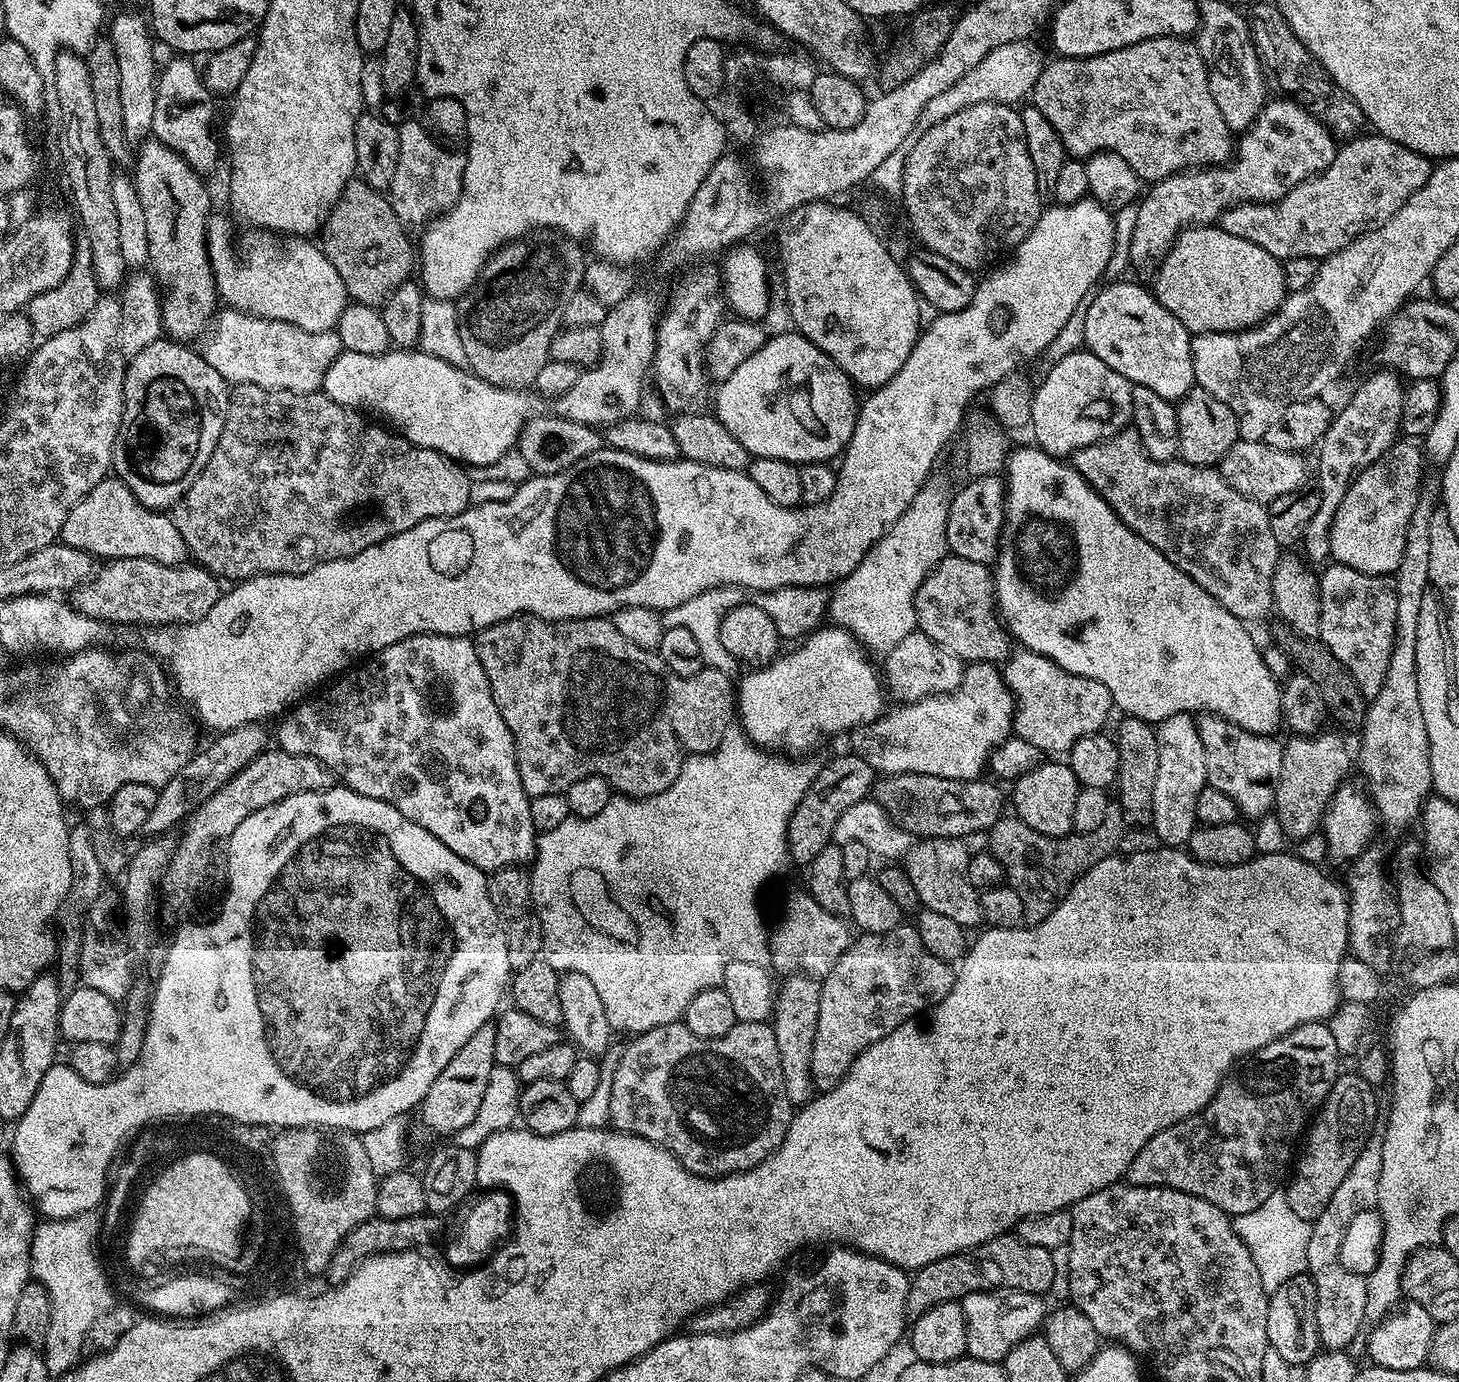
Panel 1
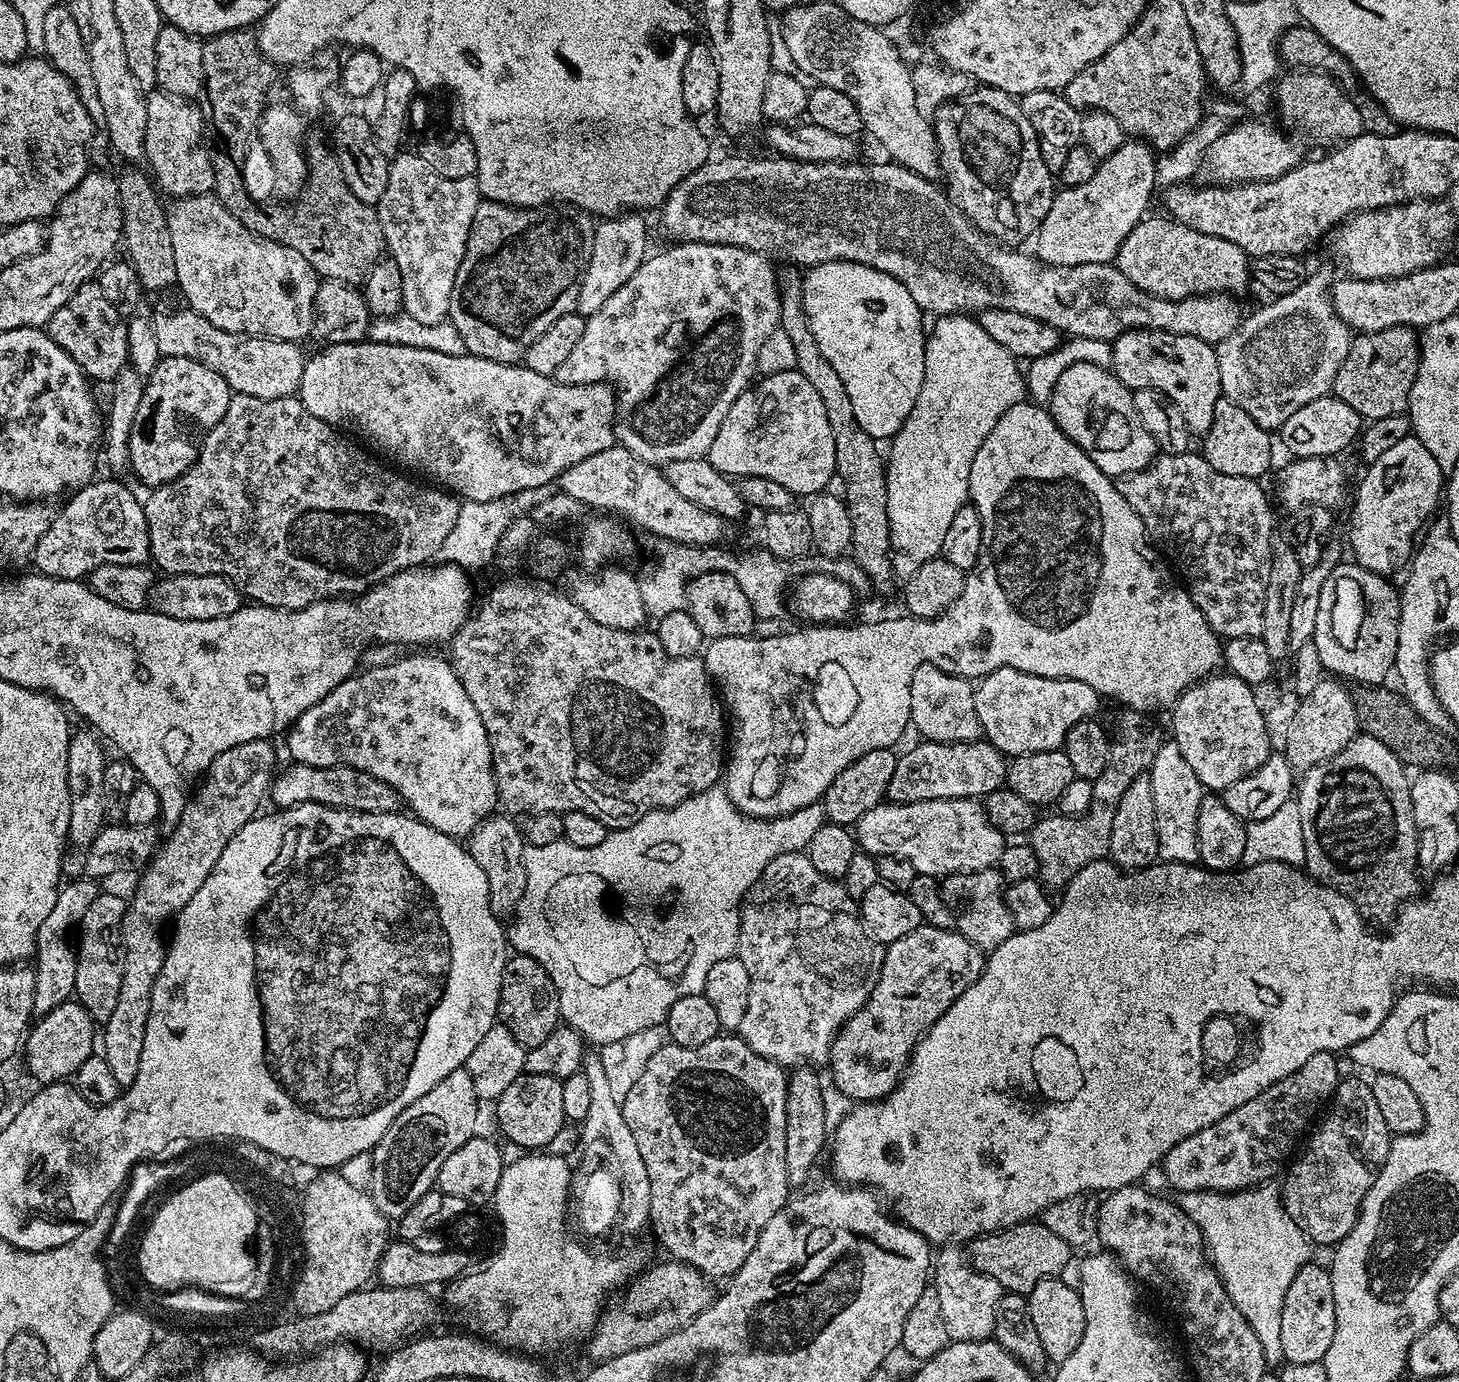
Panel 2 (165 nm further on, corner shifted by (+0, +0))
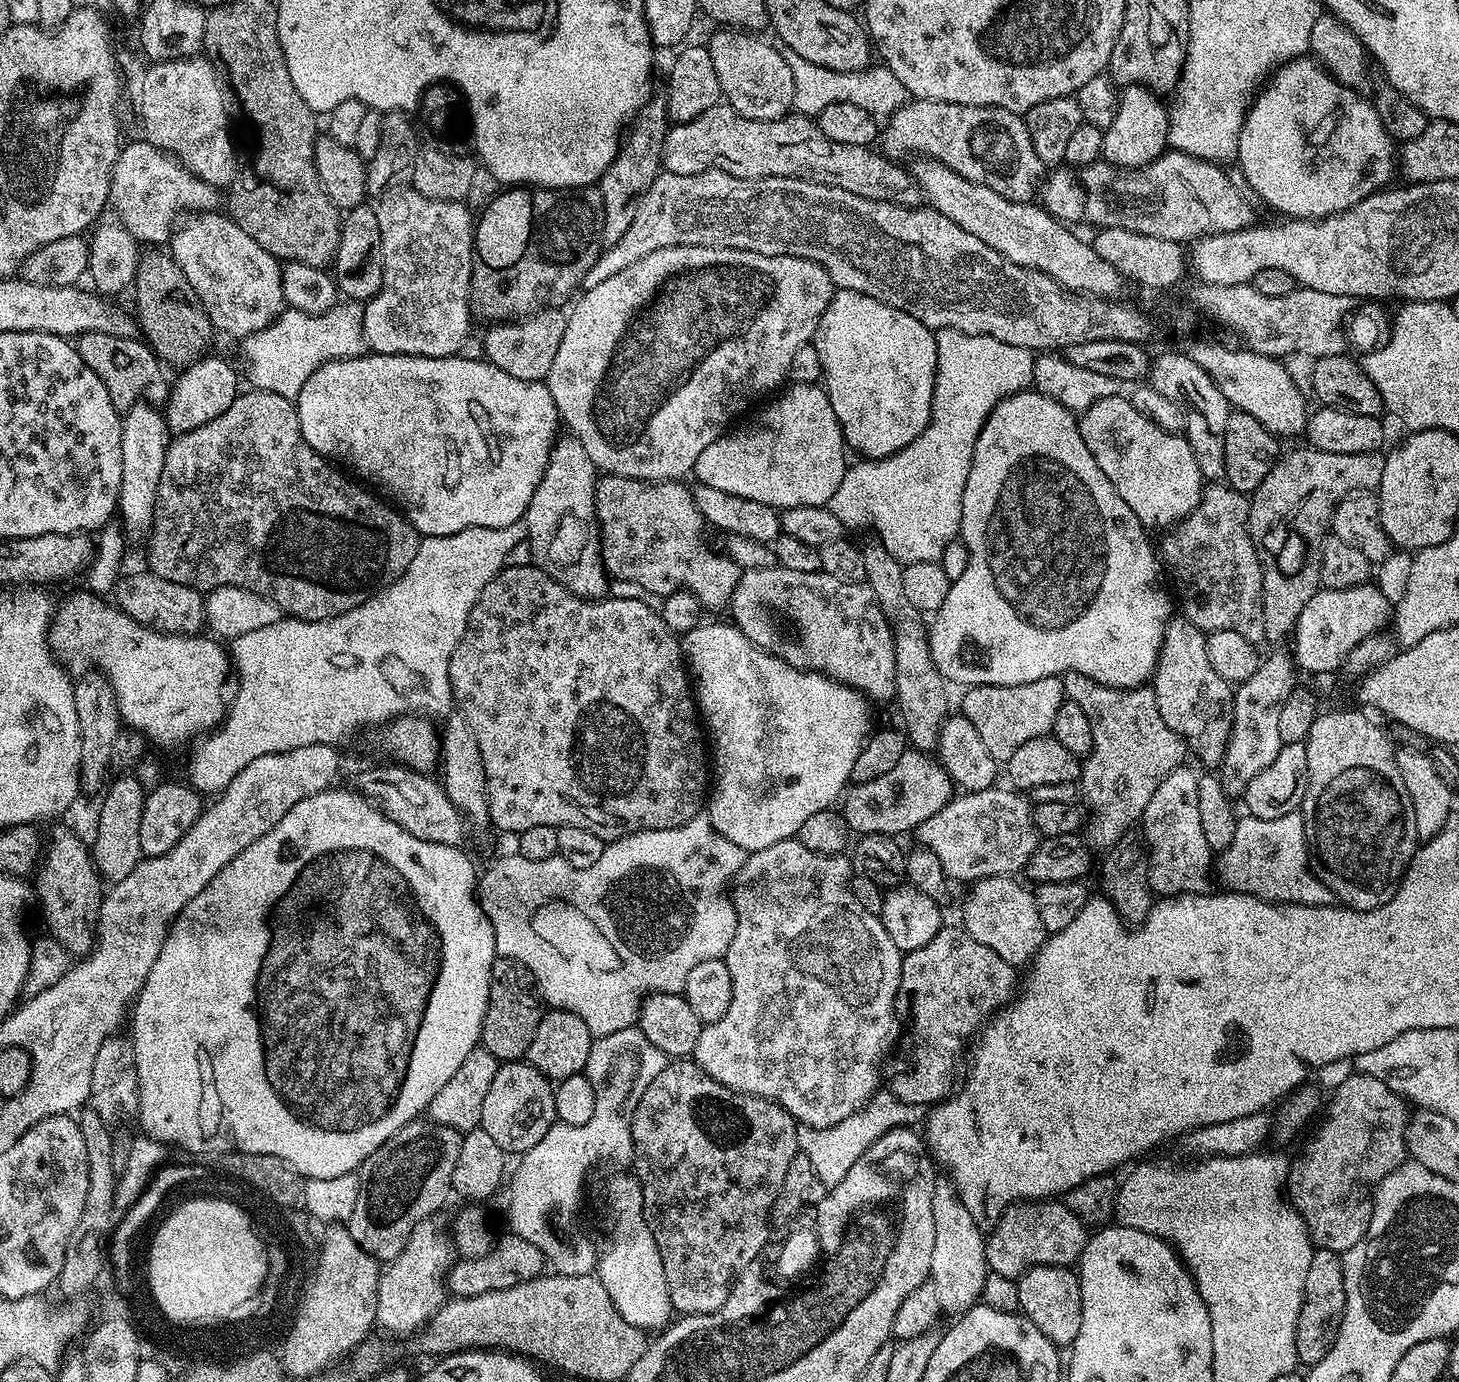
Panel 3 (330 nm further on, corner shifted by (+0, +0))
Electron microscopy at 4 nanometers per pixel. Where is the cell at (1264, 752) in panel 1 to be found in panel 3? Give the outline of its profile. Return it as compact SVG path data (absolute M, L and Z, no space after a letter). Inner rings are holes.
M1183 618L1169 620L1150 687L1156 695L1162 722L1184 739L1189 753L1204 764L1219 766L1224 762L1232 729L1234 688L1222 678L1222 674L1214 671L1214 666L1210 666L1210 658L1206 658L1205 635L1194 622Z

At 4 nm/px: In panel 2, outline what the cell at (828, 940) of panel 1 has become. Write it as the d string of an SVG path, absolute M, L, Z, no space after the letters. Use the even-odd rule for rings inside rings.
M784 852L778 858L774 858L774 862L770 862L770 866L762 870L758 882L750 886L750 890L744 896L743 904L740 905L740 933L736 943L736 956L742 962L742 966L746 966L746 974L750 974L750 1006L746 1010L746 1015L742 1017L742 1026L738 1029L738 1034L748 1043L750 1050L754 1050L754 1054L762 1054L762 1058L770 1058L785 1070L829 1063L834 1038L840 1032L841 1026L872 997L880 973L878 948L864 928L864 923L860 921L857 901L850 898L841 881L831 880L826 874L820 873L804 852Z

